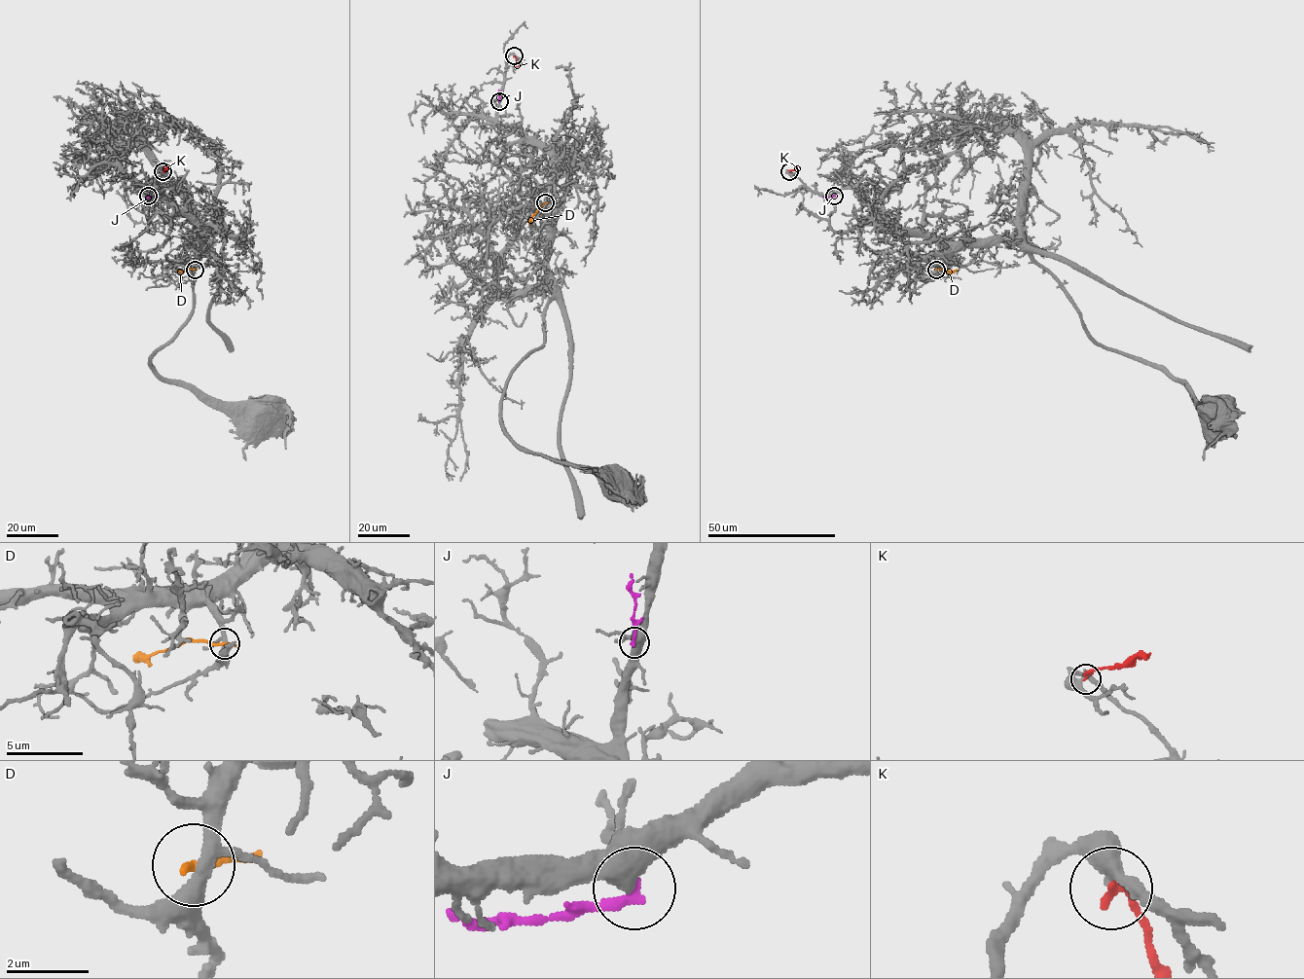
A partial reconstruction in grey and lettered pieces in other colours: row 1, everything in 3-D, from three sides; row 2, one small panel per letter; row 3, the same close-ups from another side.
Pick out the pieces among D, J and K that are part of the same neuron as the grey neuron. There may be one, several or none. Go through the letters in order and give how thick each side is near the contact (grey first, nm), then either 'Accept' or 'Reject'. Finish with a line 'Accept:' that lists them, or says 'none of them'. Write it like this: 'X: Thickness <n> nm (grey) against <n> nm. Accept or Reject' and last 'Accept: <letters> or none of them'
D: Thickness 320 nm (grey) against 240 nm. Reject
J: Thickness 440 nm (grey) against 280 nm. Reject
K: Thickness 360 nm (grey) against 200 nm. Reject
Accept: none of them

